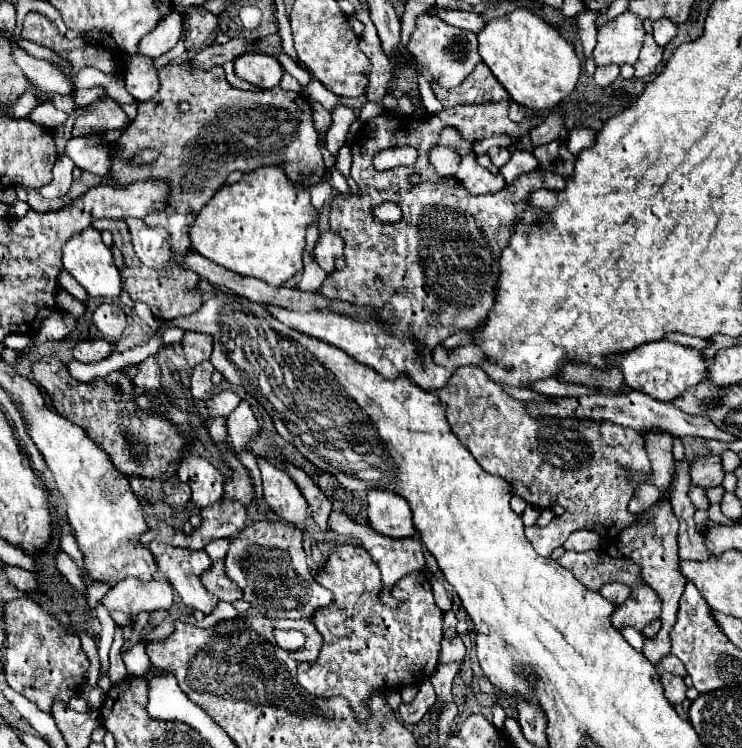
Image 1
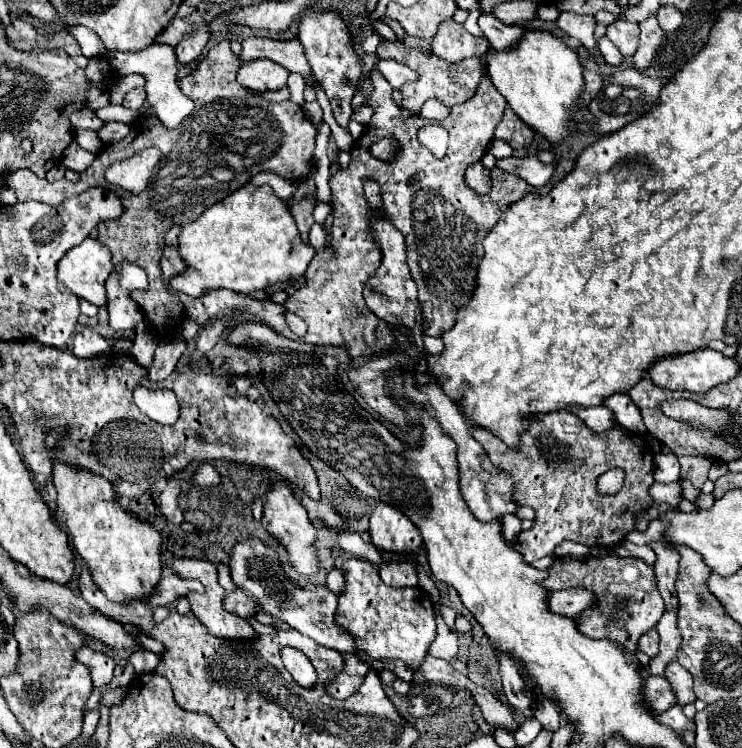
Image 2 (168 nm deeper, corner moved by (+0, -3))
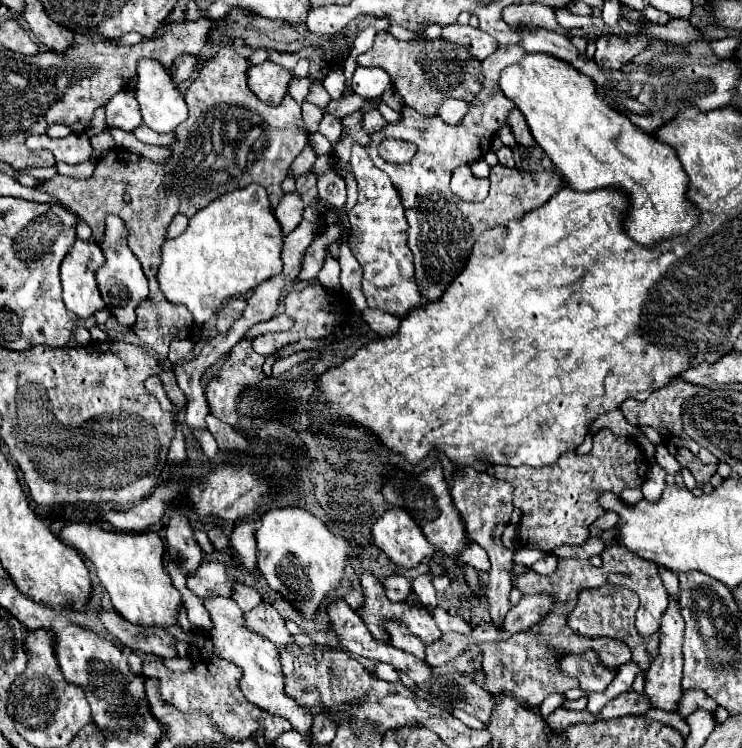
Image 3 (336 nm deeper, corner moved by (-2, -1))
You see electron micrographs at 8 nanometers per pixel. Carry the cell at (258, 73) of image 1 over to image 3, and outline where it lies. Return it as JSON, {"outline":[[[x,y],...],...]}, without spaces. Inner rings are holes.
{"outline":[[[270,60],[248,68],[248,86],[266,104],[280,104],[290,80],[292,74]]]}

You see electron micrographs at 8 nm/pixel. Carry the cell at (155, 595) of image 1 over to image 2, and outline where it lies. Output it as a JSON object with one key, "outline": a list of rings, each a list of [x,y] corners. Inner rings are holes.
{"outline":[[[164,576],[158,584],[158,592],[154,592],[154,596],[150,600],[146,600],[146,606],[150,606],[152,610],[156,606],[166,606],[168,602],[176,600],[178,596],[186,596],[188,592],[204,592],[206,588],[202,588],[202,584],[198,580],[186,580],[180,576]]]}

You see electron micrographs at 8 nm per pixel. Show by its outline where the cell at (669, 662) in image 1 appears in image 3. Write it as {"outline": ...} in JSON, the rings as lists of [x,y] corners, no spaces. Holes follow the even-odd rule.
{"outline":[[[684,690],[684,698],[680,698],[680,716],[686,718],[688,714],[692,714],[698,708],[714,712],[716,706],[718,704],[710,696],[706,696],[704,692],[700,692],[700,690]]]}

